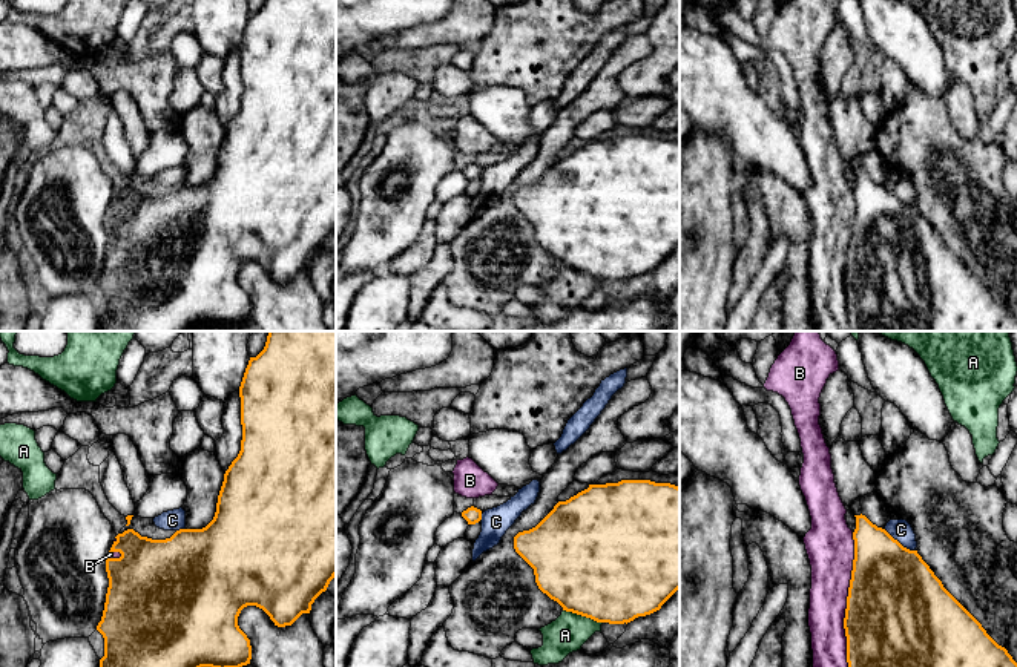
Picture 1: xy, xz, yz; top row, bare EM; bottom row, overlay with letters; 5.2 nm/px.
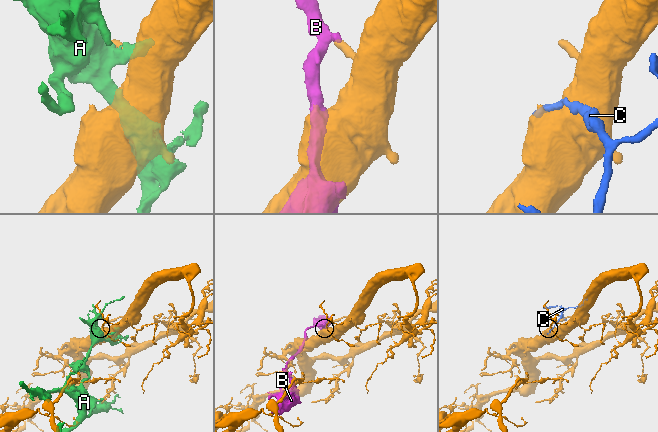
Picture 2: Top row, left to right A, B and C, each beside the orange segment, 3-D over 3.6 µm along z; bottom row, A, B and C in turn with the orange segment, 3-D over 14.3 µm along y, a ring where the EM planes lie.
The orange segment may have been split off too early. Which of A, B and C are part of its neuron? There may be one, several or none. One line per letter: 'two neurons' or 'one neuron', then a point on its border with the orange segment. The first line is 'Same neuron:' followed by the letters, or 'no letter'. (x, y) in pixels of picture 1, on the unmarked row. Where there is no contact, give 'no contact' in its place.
Same neuron: no letter
A: two neurons; meets orange in xz at (583, 272)
B: two neurons; meets orange in yz at (847, 259)
C: two neurons; meets orange in yz at (898, 198)

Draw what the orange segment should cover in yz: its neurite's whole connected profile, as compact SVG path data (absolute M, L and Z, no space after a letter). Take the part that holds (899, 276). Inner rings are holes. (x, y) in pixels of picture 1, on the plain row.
M861 153L851 161L856 173L854 216L844 285L848 331L1017 331L1017 319L982 281L943 244L917 207L903 204L864 170Z

